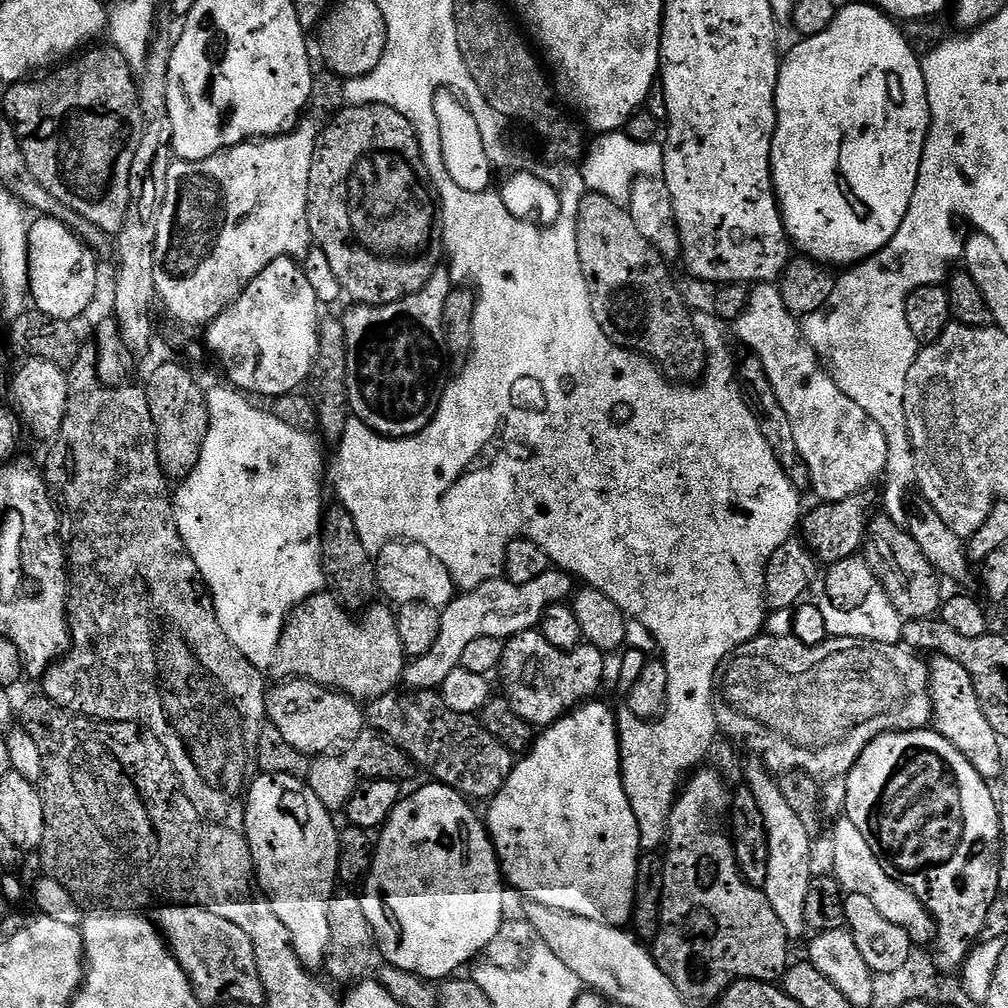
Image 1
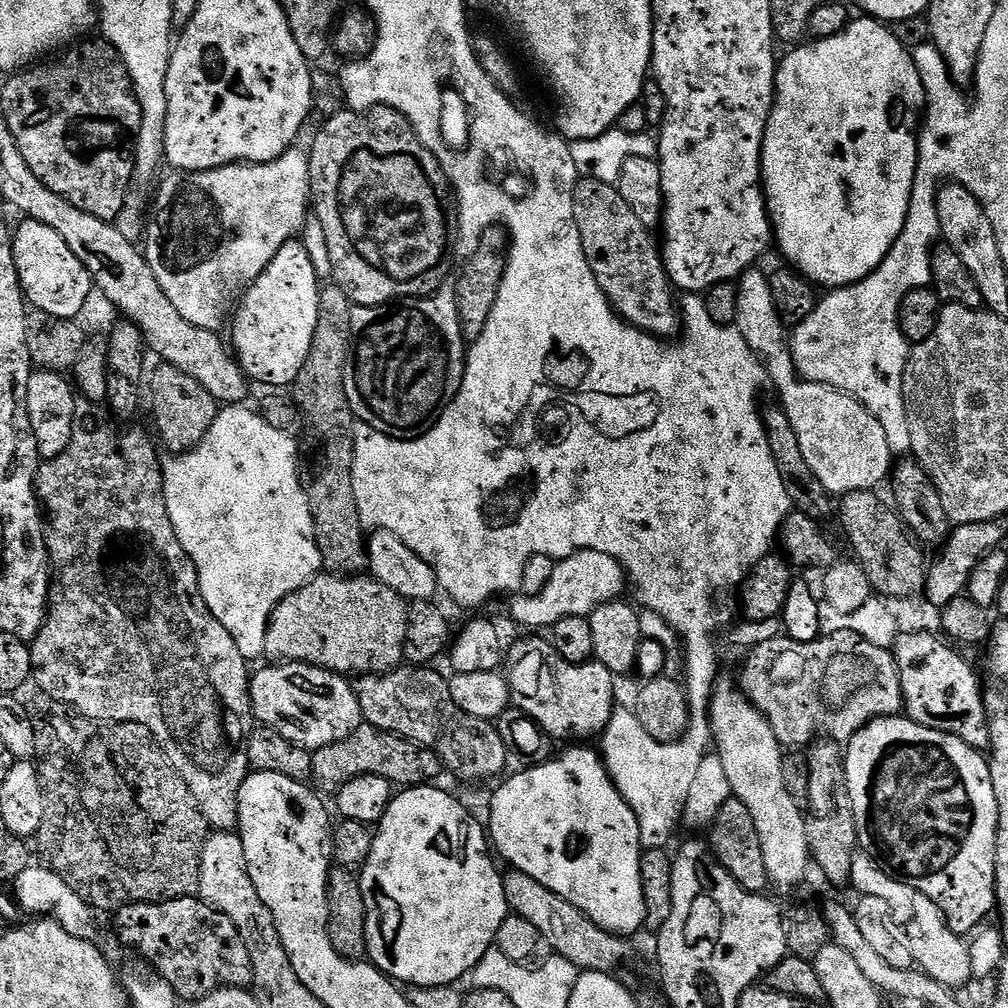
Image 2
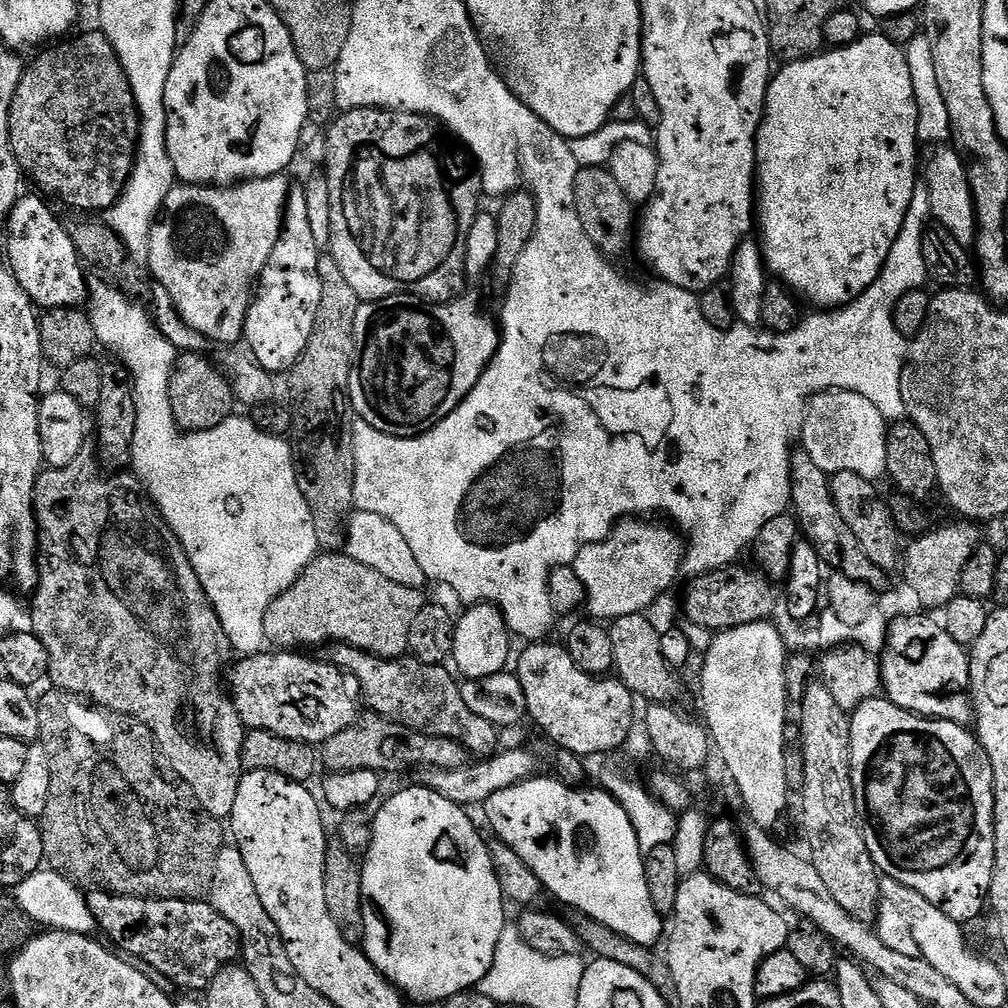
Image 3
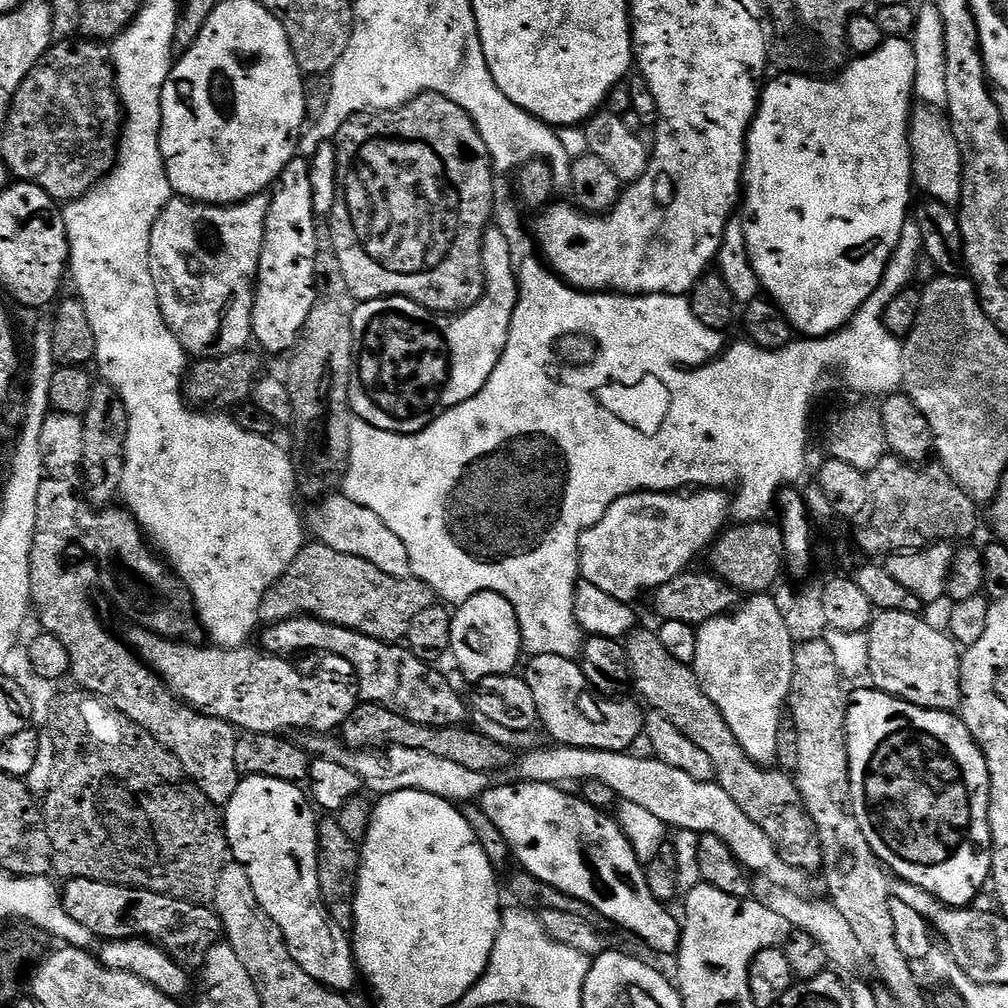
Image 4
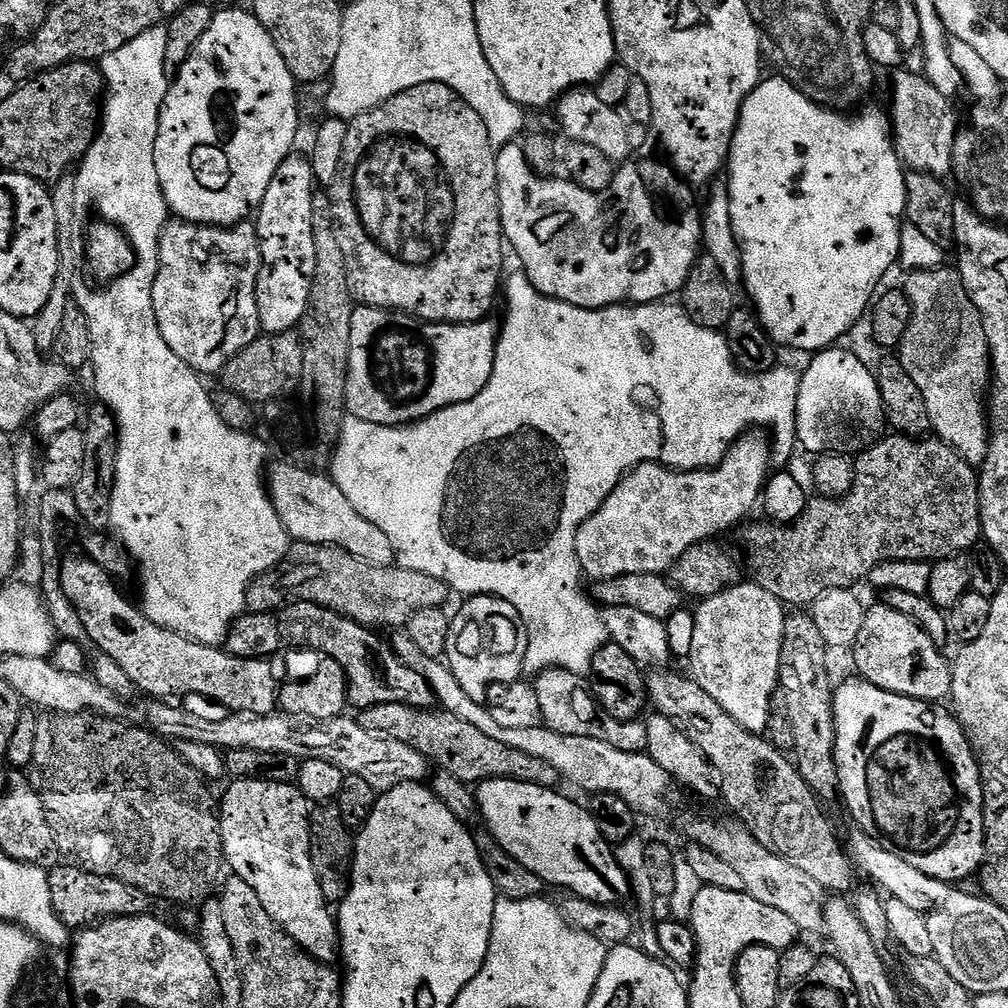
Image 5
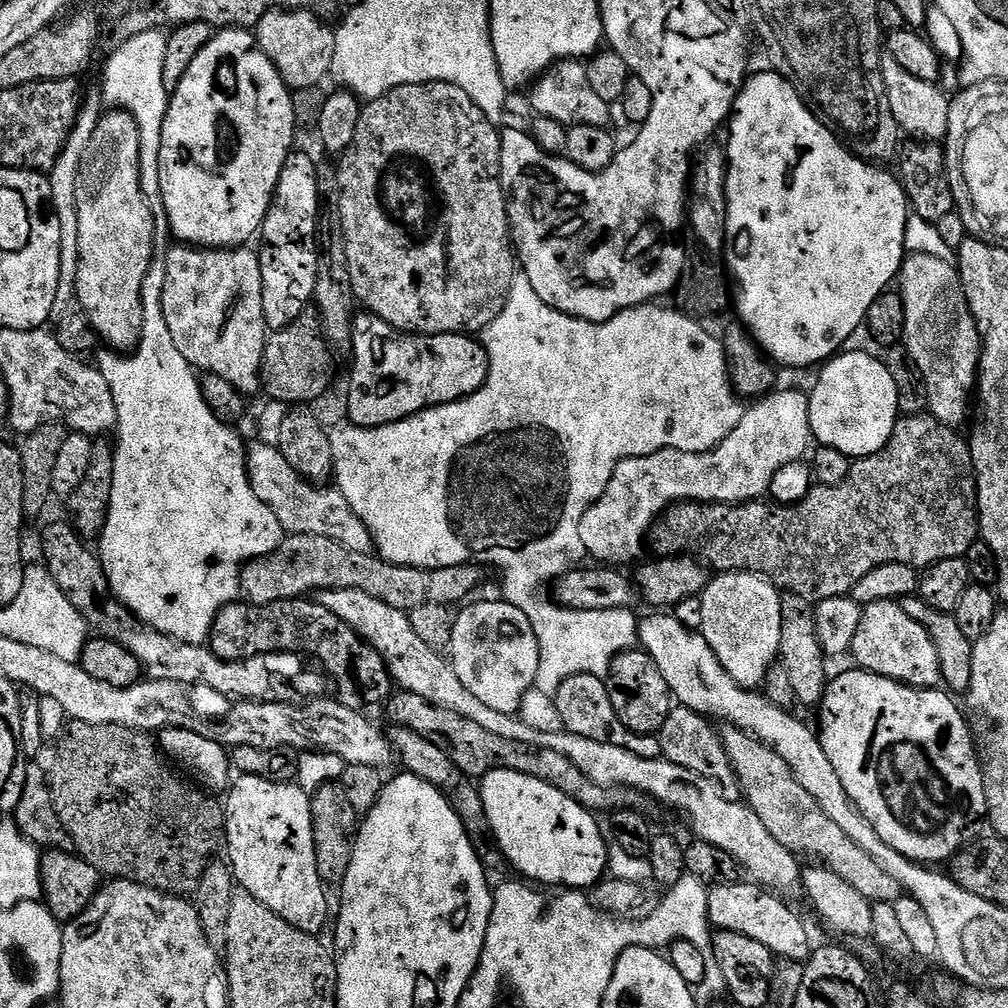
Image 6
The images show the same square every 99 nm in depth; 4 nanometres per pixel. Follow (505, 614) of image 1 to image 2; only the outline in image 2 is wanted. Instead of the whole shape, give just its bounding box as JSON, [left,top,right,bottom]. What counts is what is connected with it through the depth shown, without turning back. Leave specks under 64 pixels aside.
[512,550,626,630]

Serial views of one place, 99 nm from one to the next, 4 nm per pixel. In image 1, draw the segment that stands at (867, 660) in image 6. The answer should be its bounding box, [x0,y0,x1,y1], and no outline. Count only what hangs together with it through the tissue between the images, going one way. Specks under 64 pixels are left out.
[928,655,1006,782]

